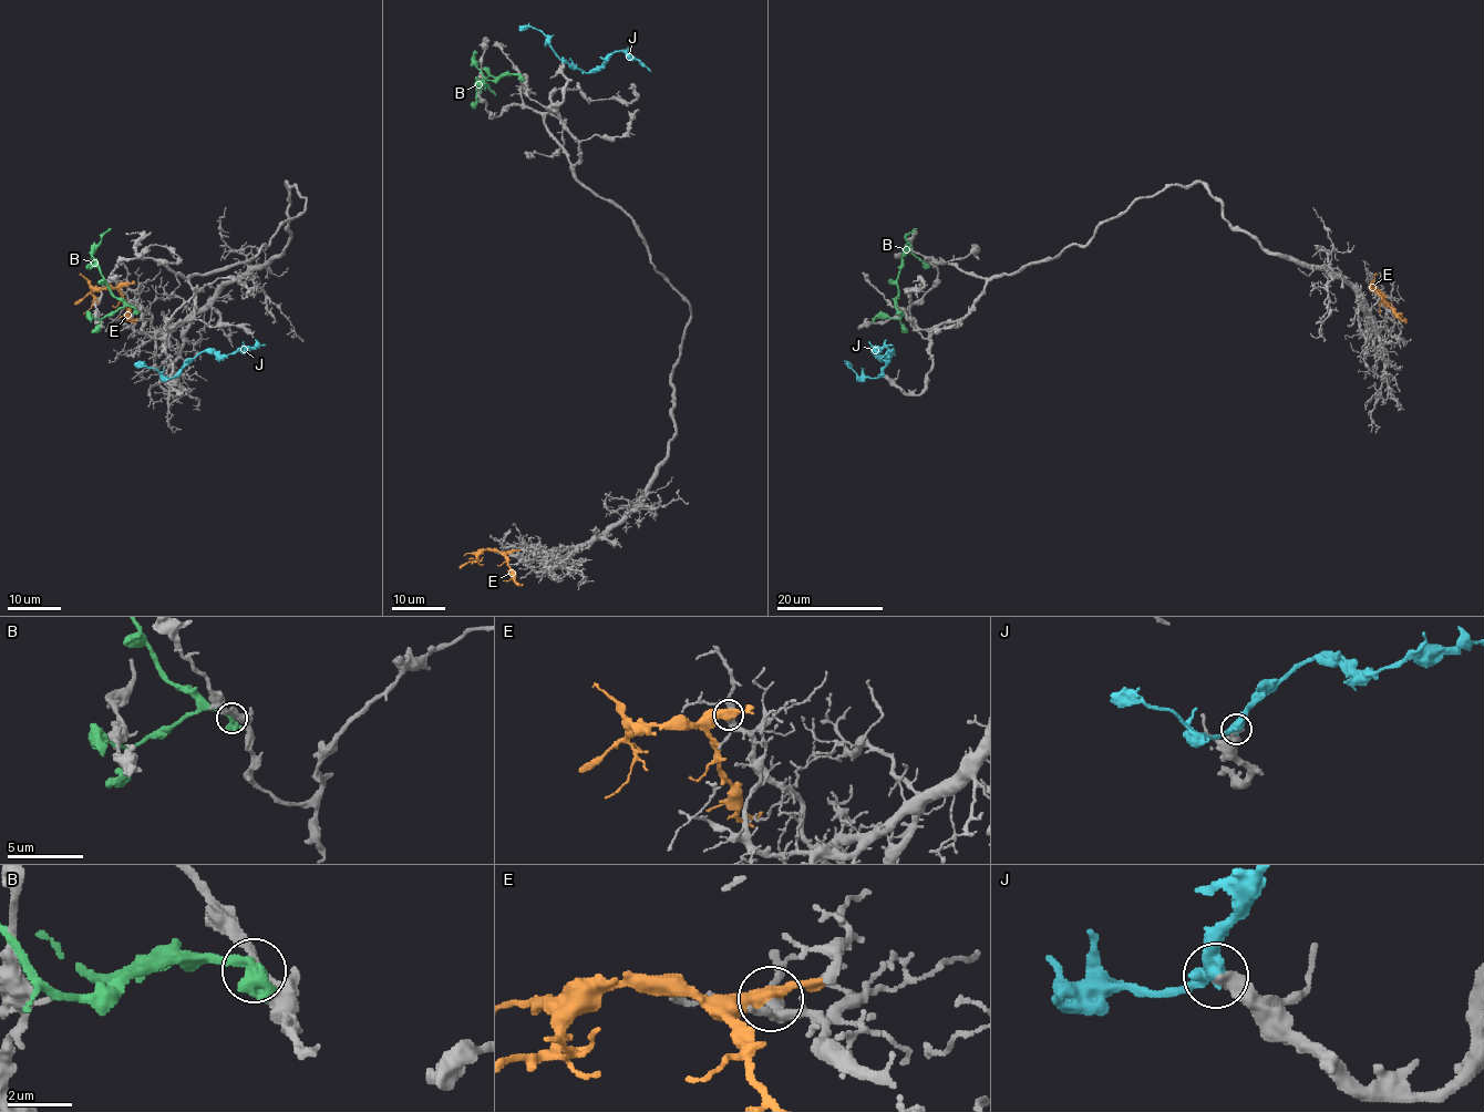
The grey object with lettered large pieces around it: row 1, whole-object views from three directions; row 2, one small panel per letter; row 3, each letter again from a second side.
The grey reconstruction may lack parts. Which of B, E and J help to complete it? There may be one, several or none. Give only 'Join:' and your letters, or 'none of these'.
Join: J

